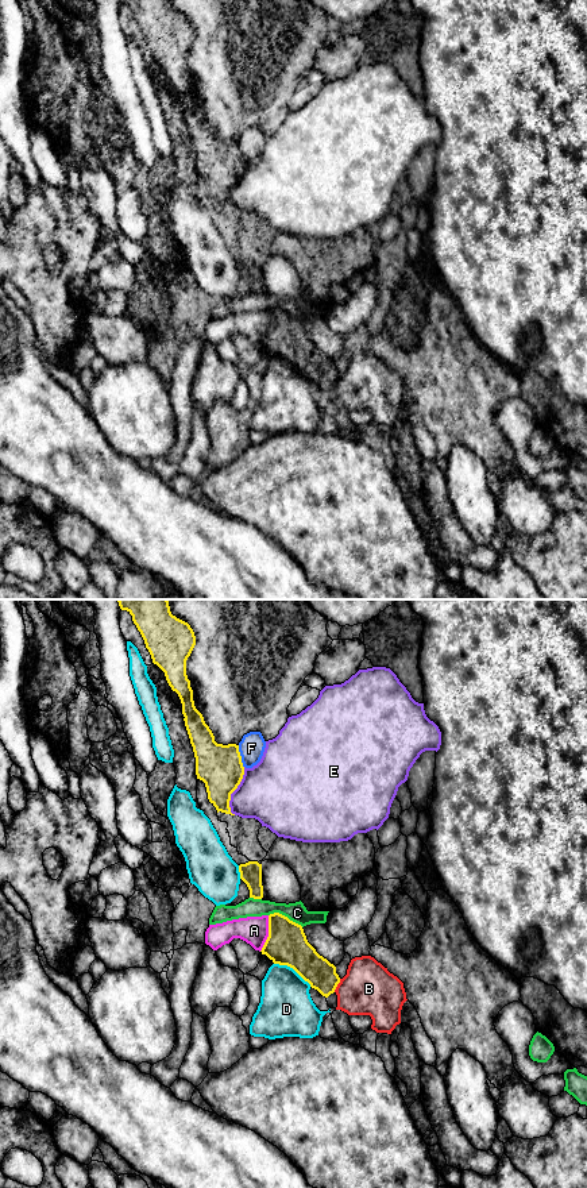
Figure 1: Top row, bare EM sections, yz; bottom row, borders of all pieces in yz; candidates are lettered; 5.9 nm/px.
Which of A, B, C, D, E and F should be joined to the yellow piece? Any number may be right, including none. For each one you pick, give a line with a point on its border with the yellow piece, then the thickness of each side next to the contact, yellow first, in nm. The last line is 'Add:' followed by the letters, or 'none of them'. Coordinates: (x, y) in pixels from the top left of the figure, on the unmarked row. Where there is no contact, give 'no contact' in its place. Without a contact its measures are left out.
Add: none of them

